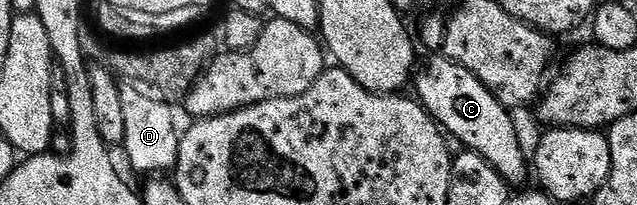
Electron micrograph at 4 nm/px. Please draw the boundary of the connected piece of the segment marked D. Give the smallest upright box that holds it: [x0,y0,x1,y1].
[121,83,181,175]

